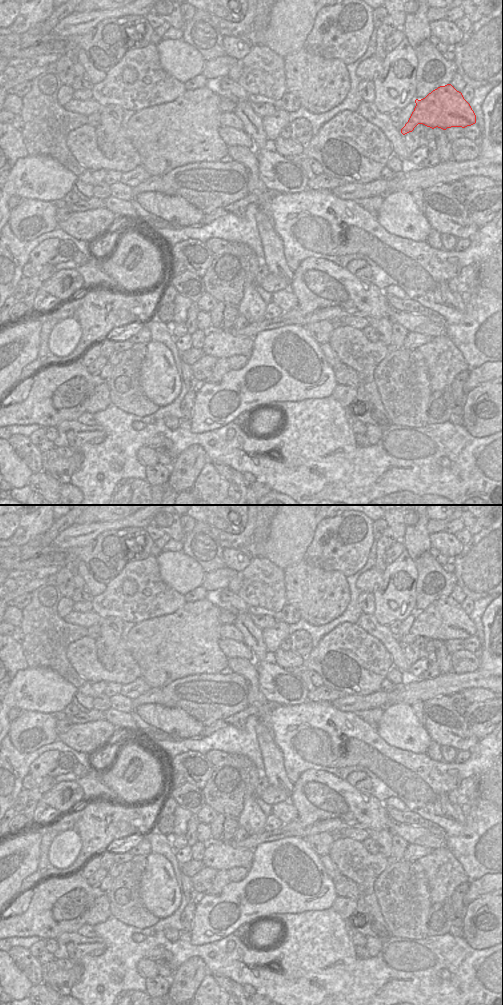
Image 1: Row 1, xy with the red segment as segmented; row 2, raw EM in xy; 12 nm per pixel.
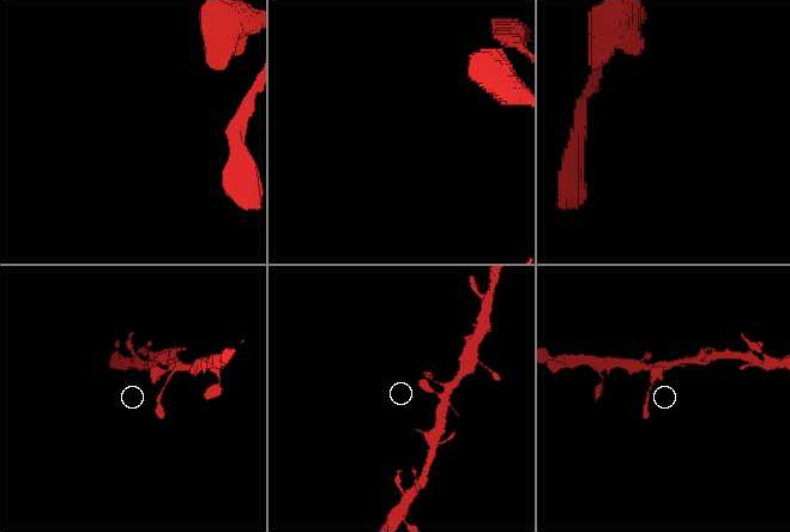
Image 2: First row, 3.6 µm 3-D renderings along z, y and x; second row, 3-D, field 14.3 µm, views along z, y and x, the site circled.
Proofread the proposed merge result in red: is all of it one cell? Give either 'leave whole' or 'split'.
leave whole

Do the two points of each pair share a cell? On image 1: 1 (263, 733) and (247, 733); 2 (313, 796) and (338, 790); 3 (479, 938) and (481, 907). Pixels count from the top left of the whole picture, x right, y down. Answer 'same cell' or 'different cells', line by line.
1: different cells
2: same cell
3: same cell

